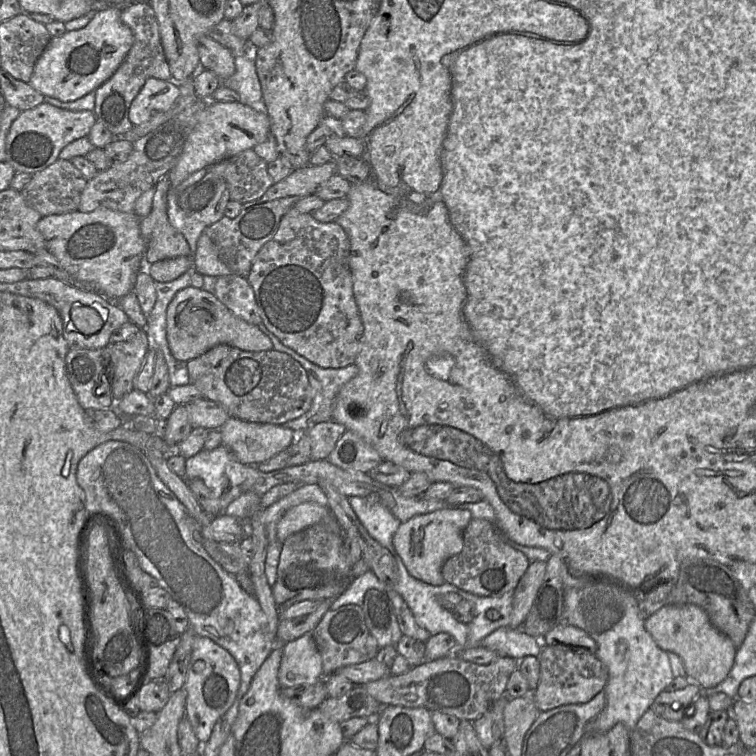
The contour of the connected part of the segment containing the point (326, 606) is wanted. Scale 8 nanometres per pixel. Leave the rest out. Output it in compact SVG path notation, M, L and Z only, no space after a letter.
M328 598L320 601L318 608L310 614L293 619L281 618L277 627L276 642L285 644L312 632L324 614L330 609L334 599Z

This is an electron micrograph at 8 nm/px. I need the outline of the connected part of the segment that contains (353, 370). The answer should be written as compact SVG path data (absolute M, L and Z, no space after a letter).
M295 354L295 360L307 373L313 402L304 415L283 425L301 434L318 423L332 420L337 394L345 383L357 375L358 367L352 364L343 368L322 368L299 354Z

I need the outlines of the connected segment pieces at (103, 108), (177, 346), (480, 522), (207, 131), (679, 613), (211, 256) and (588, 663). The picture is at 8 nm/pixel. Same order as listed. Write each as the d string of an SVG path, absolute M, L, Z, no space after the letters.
M132 2L121 7L120 20L130 28L133 44L114 74L95 92L93 113L115 137L122 136L134 126L128 117L129 107L148 78L171 80L171 73L161 45L158 23L149 3Z
M193 286L176 293L167 308L167 341L176 360L188 362L213 347L227 344L243 351L260 352L272 349L271 339L257 326L234 315L214 293Z
M472 518L463 532L463 549L442 566L445 582L478 596L500 596L514 591L526 572L530 560L507 544L495 525L485 519Z
M210 101L198 116L198 121L187 137L182 152L168 176L171 188L177 187L192 173L207 168L223 159L234 156L244 150L252 149L257 144L265 141L270 132L270 120L264 110L257 110L241 102L217 102Z
M696 605L663 606L645 620L645 629L660 649L673 652L681 658L686 676L701 689L709 689L720 684L734 665L737 652L734 643L716 628L708 614Z
M205 231L197 241L196 251L193 254L193 267L195 271L203 276L220 277L234 274L232 270L221 261L215 245Z
M544 645L539 656L540 676L537 688L530 695L540 712L567 704L590 701L607 684L608 669L595 653L585 648L565 645Z

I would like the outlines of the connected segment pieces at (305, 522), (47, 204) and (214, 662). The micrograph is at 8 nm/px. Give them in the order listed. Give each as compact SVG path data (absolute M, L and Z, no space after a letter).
M305 502L288 509L277 525L277 538L283 543L290 535L322 522L327 516L333 516L327 506L314 502Z
M58 158L45 169L35 172L20 193L28 206L39 212L42 217L63 214L78 210L81 194L87 181L70 160Z
M196 635L183 689L186 691L185 718L200 743L206 743L218 719L232 706L240 685L239 666L234 657L207 637Z

